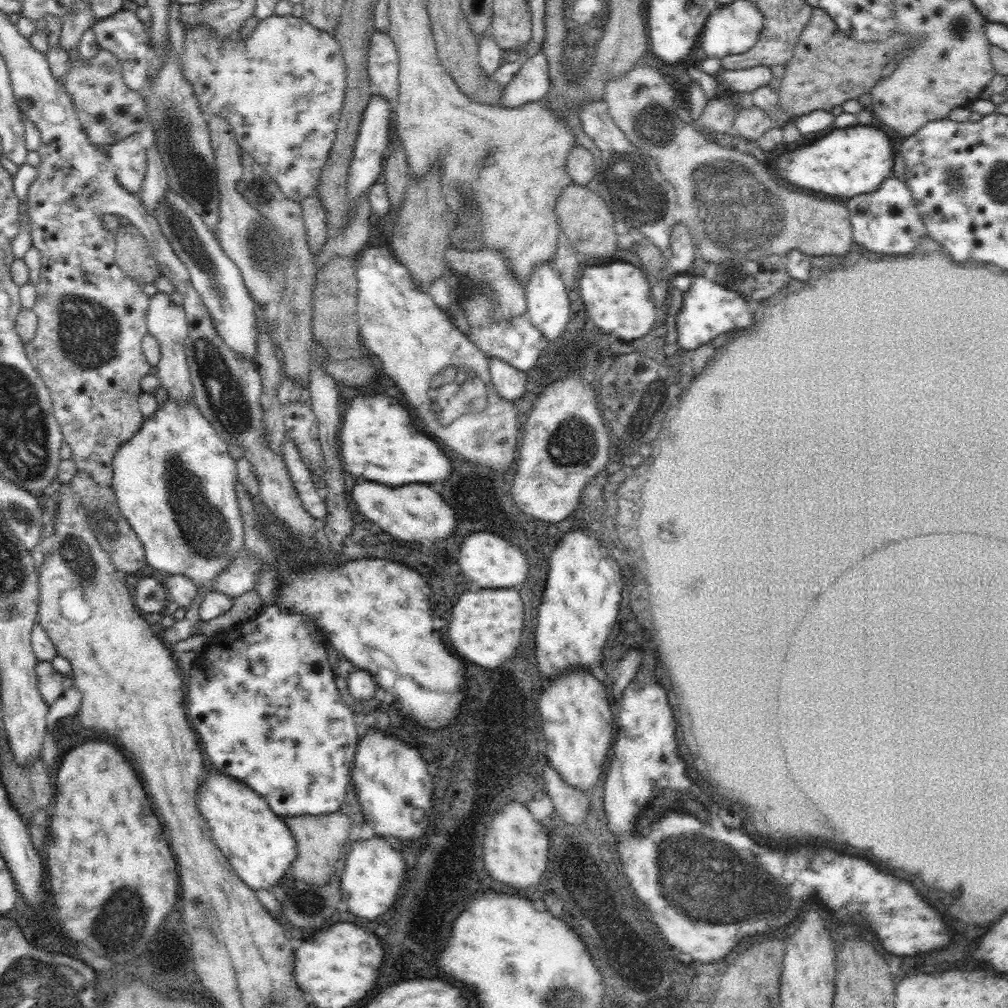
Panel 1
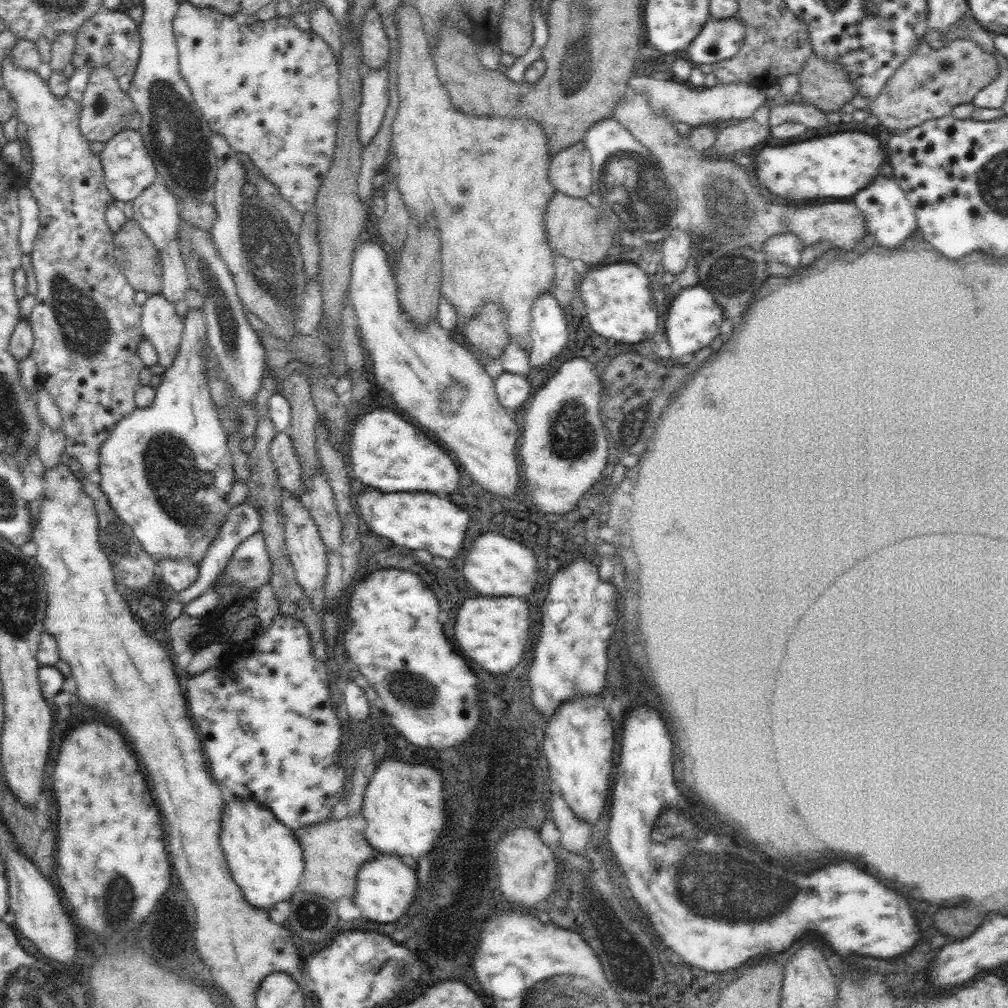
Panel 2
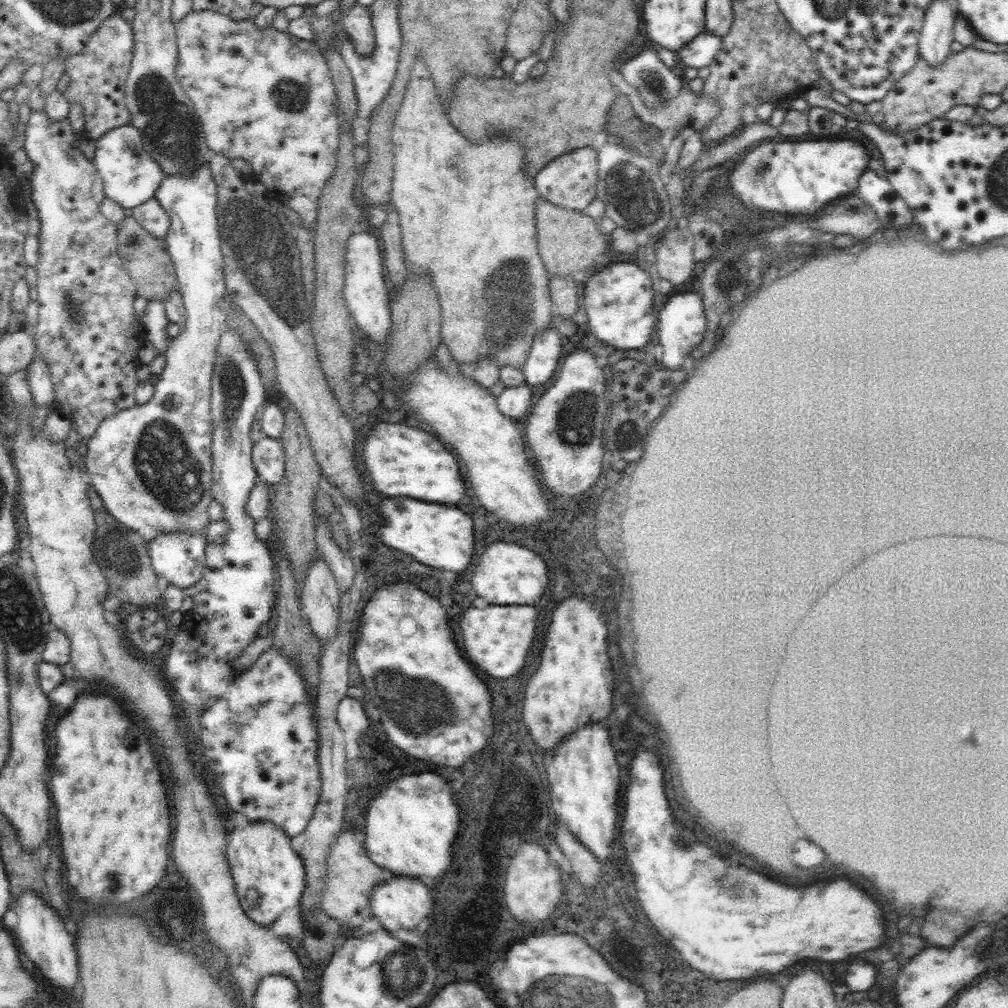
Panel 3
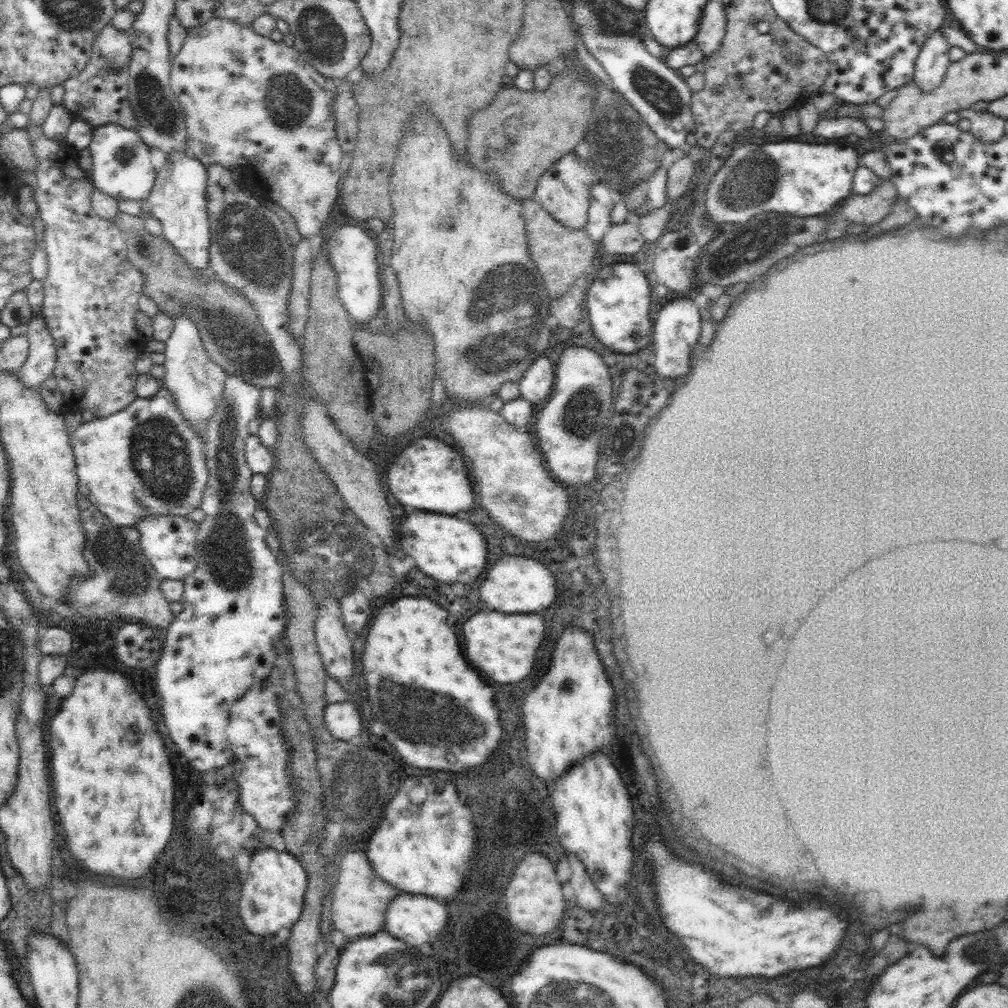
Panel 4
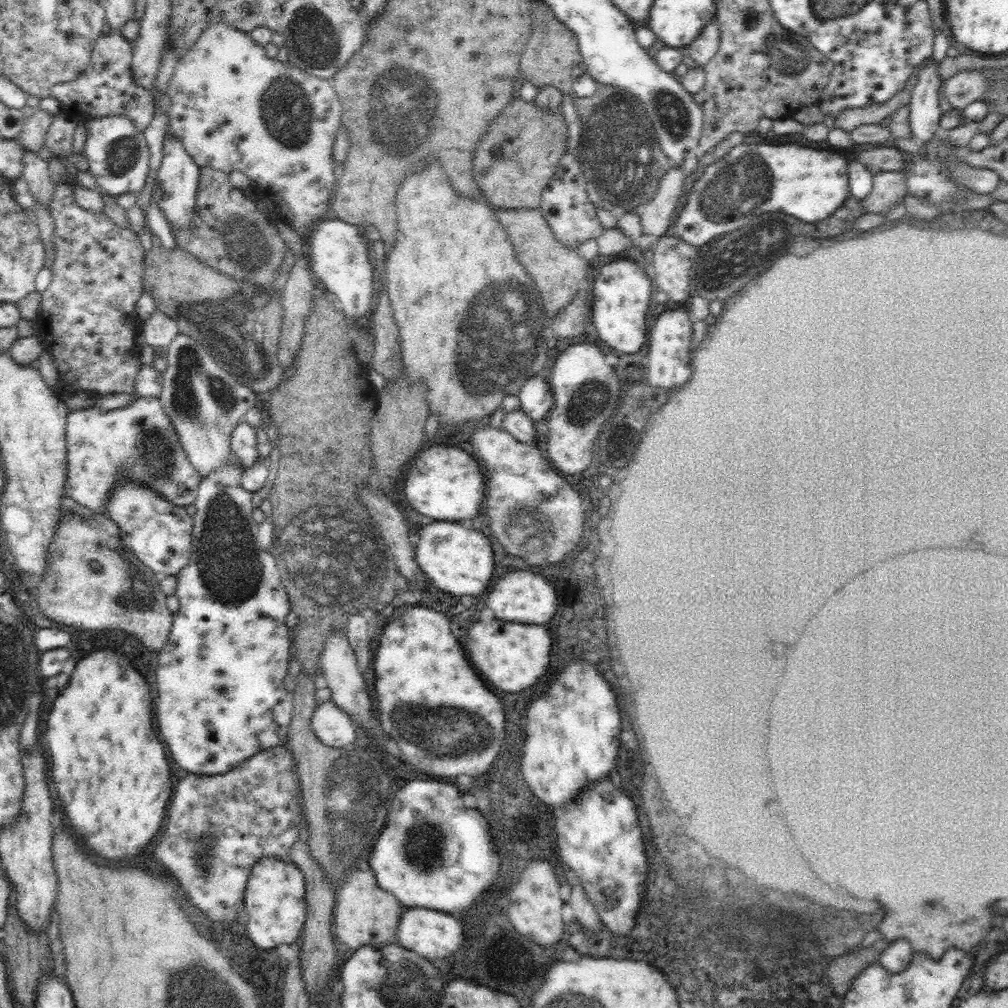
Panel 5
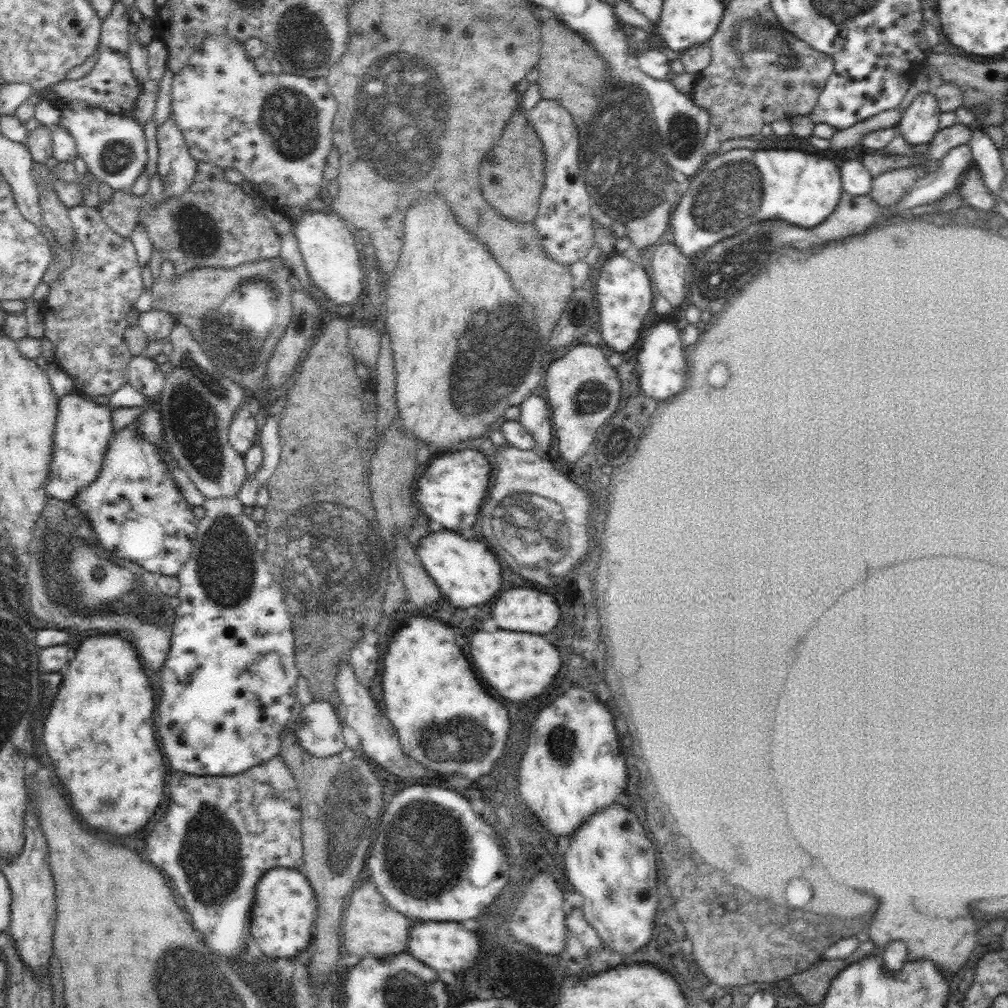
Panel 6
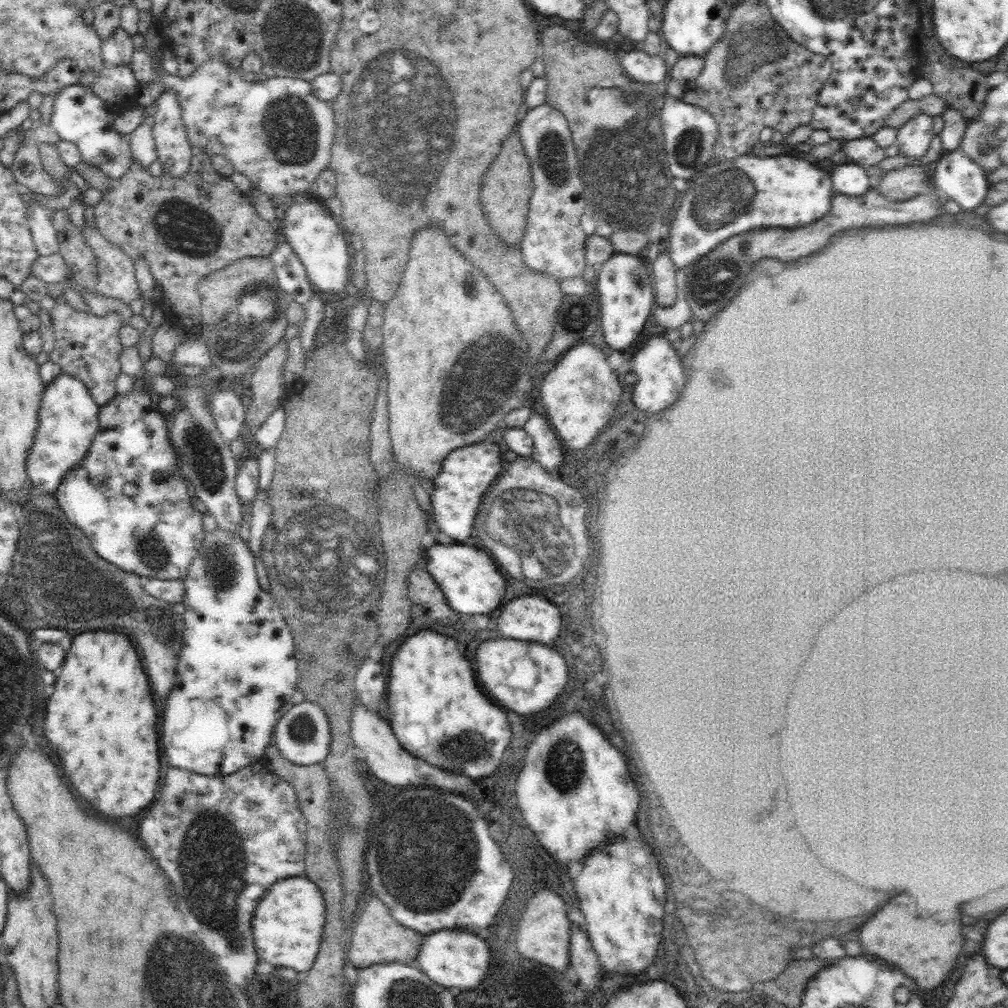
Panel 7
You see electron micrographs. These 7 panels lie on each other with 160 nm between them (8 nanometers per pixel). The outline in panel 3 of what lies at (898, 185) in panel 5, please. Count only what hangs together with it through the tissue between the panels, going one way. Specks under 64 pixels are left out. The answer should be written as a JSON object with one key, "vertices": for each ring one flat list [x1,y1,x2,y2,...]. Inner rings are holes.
{"vertices":[[856,194,826,209,824,216,810,220,808,226,826,232,828,237,846,233,855,238,868,238,882,226,876,209]]}

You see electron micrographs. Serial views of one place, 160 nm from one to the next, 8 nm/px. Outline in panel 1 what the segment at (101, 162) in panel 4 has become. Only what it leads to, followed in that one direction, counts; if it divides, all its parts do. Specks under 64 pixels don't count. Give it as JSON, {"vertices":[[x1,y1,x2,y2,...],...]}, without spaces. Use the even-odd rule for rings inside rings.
{"vertices":[[134,133,121,141,110,145,107,155,110,157,110,162,115,170,118,182,130,193,139,195,141,193,141,186,145,179,145,172,147,169,147,154,143,140,145,133]]}

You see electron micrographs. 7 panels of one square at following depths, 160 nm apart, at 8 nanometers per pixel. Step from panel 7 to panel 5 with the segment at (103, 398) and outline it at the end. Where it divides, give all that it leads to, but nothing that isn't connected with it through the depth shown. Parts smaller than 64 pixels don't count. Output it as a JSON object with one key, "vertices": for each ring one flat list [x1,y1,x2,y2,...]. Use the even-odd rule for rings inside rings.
{"vertices":[[68,179,64,183,55,183,55,191,52,202,49,202,51,218,54,219,56,225,54,231,54,243,57,248,56,260,52,265,52,281,48,289,42,294,42,308,39,318,42,319,42,328,46,332,43,339,47,351,54,357,55,364,60,376,60,387,64,390,72,390,72,392,86,392,91,396,109,395,112,393,126,393,132,394,135,392,135,376,140,368,141,361,139,360,140,347,136,345,136,333,138,332,138,325,141,324,139,318,136,317,136,304,143,294,143,274,145,269,145,256,142,243,137,233,125,231,120,228,111,218,107,216,94,216,94,213,82,206,78,206,74,198,73,188,75,183]]}

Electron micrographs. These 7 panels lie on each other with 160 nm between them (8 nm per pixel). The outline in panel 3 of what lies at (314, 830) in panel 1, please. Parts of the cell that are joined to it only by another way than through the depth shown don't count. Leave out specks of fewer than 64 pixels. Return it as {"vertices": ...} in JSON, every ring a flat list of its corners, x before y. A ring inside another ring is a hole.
{"vertices":[[343,829,338,835,337,841,332,845,327,860,327,888,321,896,321,908,332,918,335,918,340,925,350,928,358,928,366,918,373,914,371,907,371,892,376,887,392,878,395,874,386,868,378,866,368,856,363,841,357,839,352,830]]}

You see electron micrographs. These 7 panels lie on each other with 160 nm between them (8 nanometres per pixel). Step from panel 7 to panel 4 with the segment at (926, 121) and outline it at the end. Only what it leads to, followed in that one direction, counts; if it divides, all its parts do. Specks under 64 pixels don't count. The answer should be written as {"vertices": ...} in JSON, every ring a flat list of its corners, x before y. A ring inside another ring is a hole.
{"vertices":[[939,28,931,33,920,49,915,60,913,80,923,92,932,92,944,81,948,65,951,63,948,58,949,48,950,45]]}

